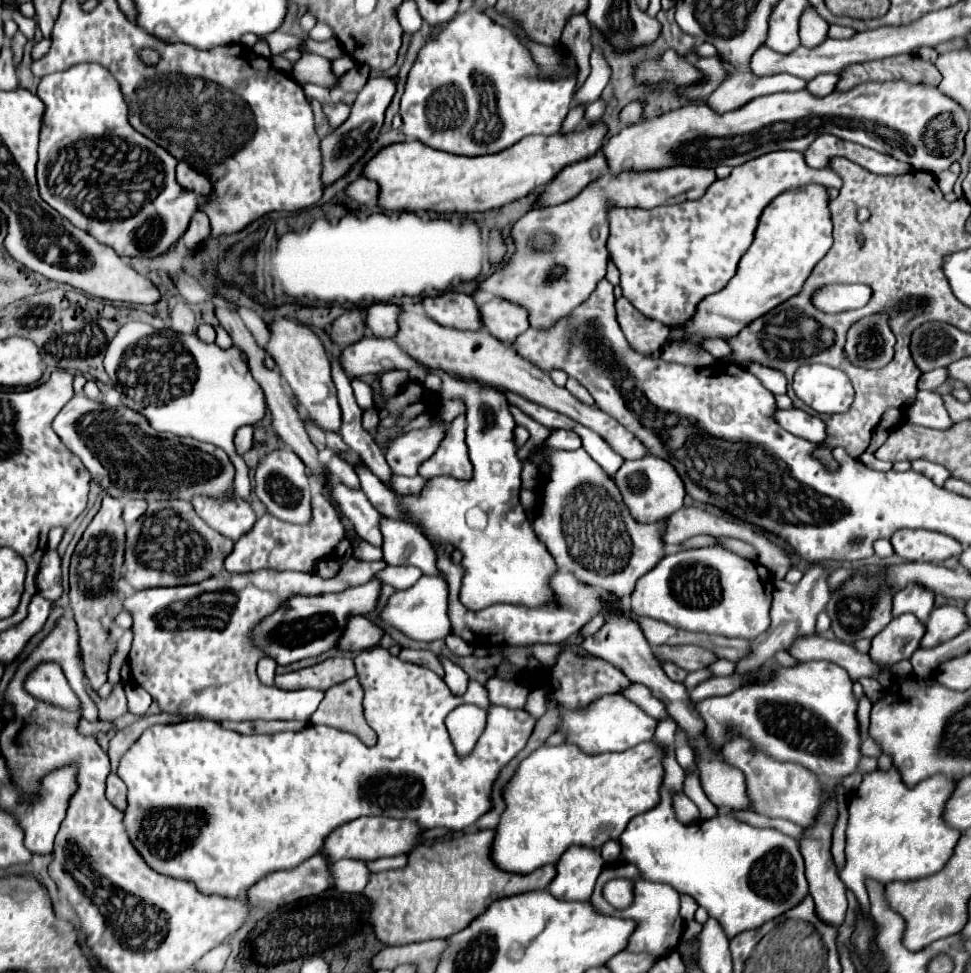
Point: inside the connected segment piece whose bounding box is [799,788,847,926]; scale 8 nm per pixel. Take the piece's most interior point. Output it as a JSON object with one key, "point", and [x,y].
{"point":[828,891]}

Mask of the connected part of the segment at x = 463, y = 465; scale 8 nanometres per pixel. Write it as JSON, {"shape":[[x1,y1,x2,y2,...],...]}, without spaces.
{"shape":[[459,416,451,422,445,440,435,456,419,466,419,476,431,480,435,476,453,476,457,480,471,480,473,468,465,444,465,418]]}

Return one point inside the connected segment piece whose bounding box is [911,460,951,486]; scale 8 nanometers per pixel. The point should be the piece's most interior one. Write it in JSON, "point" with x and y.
{"point":[939,474]}

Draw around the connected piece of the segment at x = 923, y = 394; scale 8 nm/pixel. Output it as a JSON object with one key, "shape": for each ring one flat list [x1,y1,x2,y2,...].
{"shape":[[919,390,917,398,905,408,903,416,909,424,917,424,917,426,939,430,953,426,953,422,949,420,949,414,947,414,947,419,944,419,944,404,941,394,931,392,931,390]]}

